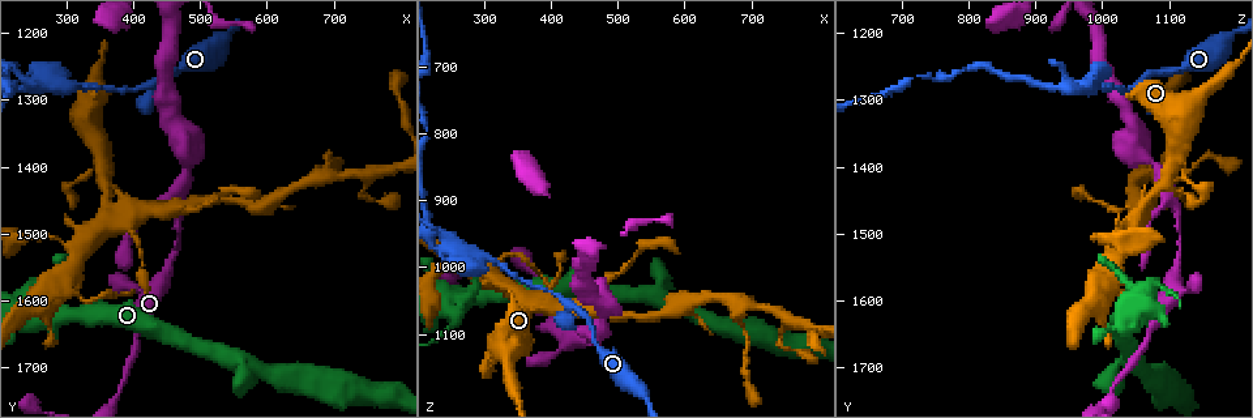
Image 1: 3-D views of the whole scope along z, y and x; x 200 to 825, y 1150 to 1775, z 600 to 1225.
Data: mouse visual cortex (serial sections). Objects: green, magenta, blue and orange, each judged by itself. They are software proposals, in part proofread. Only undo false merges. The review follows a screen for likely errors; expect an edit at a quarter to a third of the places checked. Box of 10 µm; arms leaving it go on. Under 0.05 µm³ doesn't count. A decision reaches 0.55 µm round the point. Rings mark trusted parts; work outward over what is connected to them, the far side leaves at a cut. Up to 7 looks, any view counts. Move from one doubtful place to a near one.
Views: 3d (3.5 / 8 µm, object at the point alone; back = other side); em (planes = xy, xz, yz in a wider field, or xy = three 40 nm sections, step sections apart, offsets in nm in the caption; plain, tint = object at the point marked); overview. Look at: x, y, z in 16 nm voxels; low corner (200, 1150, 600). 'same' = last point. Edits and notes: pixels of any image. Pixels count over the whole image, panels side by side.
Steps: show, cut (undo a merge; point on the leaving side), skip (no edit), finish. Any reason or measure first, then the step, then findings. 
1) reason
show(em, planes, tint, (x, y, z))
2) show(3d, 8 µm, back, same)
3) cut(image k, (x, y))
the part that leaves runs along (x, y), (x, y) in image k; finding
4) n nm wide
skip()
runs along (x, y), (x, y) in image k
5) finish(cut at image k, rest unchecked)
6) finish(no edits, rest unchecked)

four-way junction
show(3d, 3.5 µm, (365, 1455, 1065))

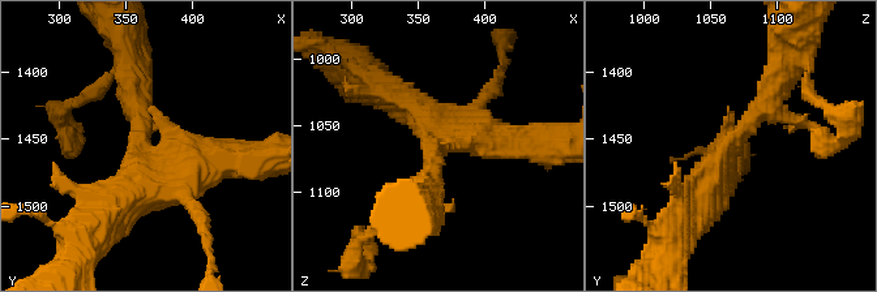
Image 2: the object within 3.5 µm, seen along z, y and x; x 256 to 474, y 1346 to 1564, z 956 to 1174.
4 arms; arms of 300, 350, 400, 450 nm
show(em, xy, step 1, tint, (364, 1454, 1066))

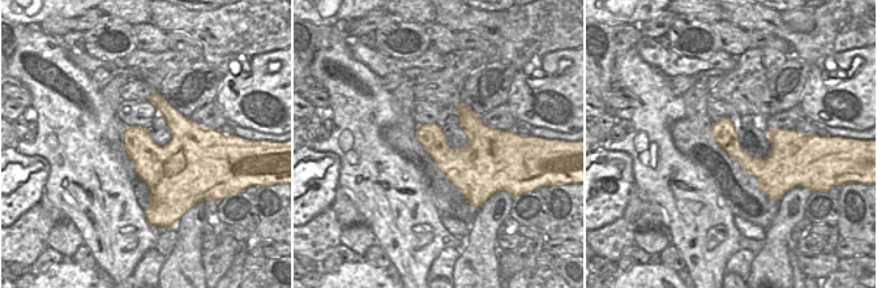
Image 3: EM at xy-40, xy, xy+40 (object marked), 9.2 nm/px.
280 nm wide
skip()
runs along (714, 127), (748, 163), (765, 163), (787, 136) in image 3; continuous, no second cell

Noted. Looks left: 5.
arms part here
show(3d, 3.5 µm, (430, 1275, 1060))

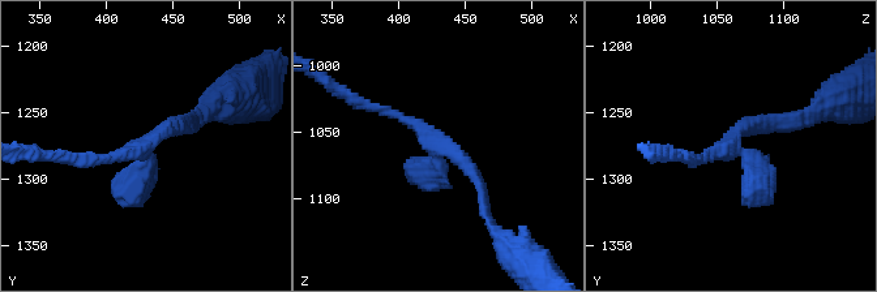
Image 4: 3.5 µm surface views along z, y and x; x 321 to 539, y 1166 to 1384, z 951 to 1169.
skip()
runs along (193, 125), (178, 121), (116, 157), (69, 157) in image 4; continuous, no second cell

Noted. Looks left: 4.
branch point
show(3d, 3.5 µm, (295, 1280, 980))

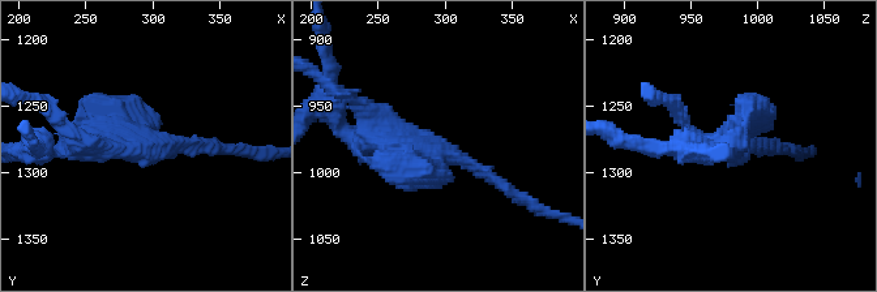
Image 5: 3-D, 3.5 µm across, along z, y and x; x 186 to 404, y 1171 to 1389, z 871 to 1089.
cut(image 5, (687, 158))
the part that leaves runs along (722, 146), (636, 146), (619, 138) in image 5; a second cell is stuck on

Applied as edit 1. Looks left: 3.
finish(cut at image 5, rest unchecked)

